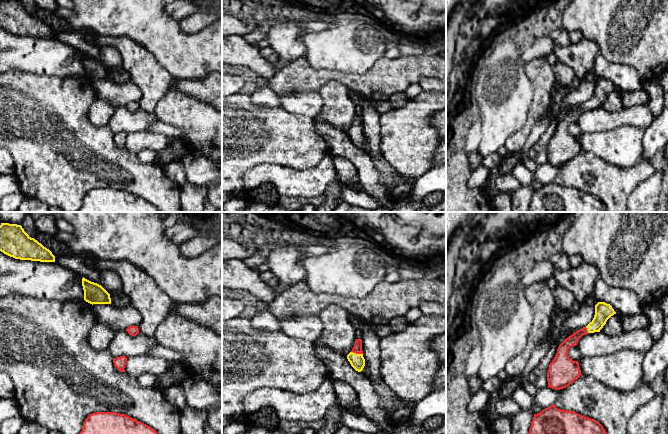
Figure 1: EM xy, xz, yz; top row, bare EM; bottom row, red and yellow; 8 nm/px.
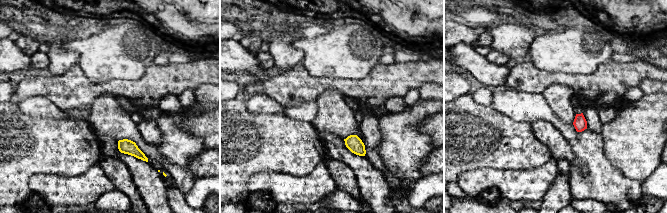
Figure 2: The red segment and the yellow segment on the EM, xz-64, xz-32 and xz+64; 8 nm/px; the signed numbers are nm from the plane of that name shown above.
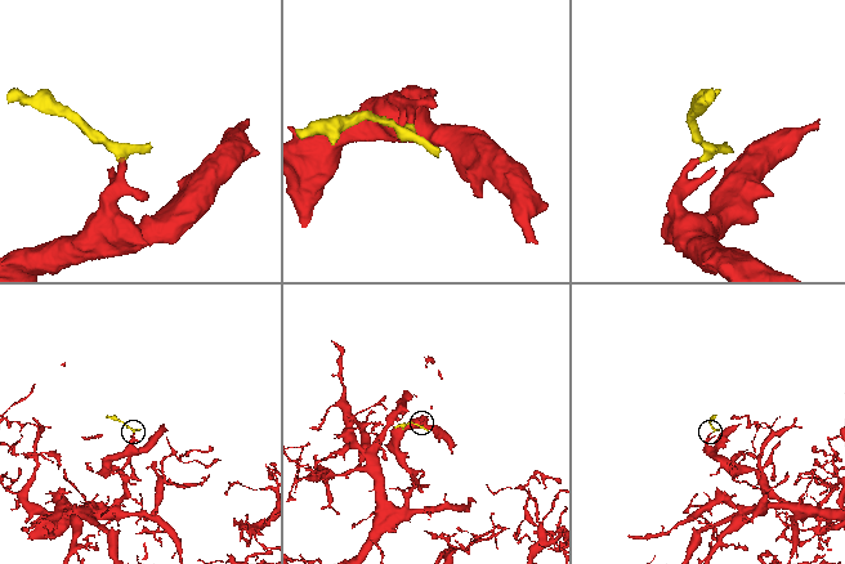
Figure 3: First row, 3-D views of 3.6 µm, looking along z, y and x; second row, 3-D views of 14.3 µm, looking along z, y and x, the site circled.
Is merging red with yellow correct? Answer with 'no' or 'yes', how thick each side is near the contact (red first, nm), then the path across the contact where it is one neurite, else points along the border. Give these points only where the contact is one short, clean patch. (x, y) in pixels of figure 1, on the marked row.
yes; calibres 70 and 120 nm; way xz (357, 348), (357, 353), (357, 361)

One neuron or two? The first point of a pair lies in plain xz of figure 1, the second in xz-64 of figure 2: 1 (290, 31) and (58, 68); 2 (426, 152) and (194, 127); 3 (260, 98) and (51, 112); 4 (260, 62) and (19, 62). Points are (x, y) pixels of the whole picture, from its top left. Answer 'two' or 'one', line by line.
1: one
2: two
3: one
4: one

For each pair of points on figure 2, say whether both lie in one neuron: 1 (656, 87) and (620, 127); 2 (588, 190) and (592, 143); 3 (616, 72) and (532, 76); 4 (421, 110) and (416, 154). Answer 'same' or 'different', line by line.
1: different
2: same
3: same
4: same

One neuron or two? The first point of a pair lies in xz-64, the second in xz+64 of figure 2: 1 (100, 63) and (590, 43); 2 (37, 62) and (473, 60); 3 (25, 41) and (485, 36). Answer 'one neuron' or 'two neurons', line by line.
1: one neuron
2: two neurons
3: one neuron

